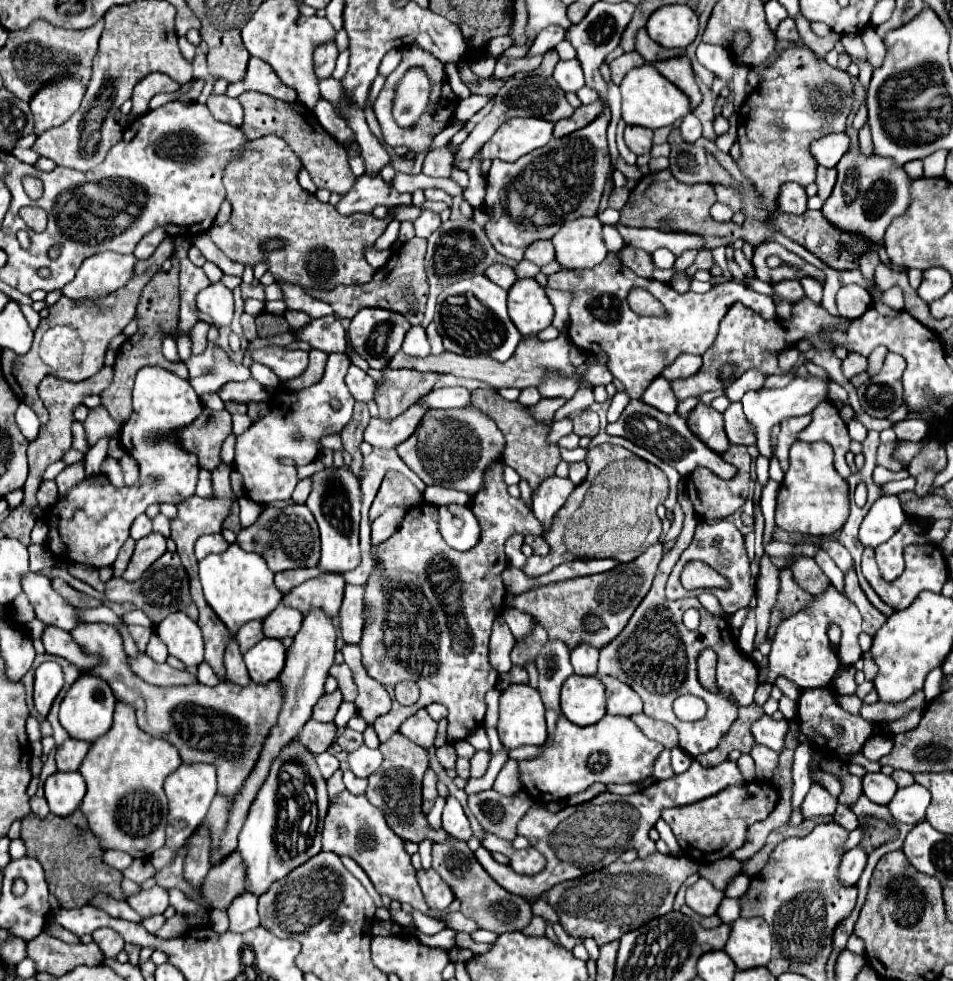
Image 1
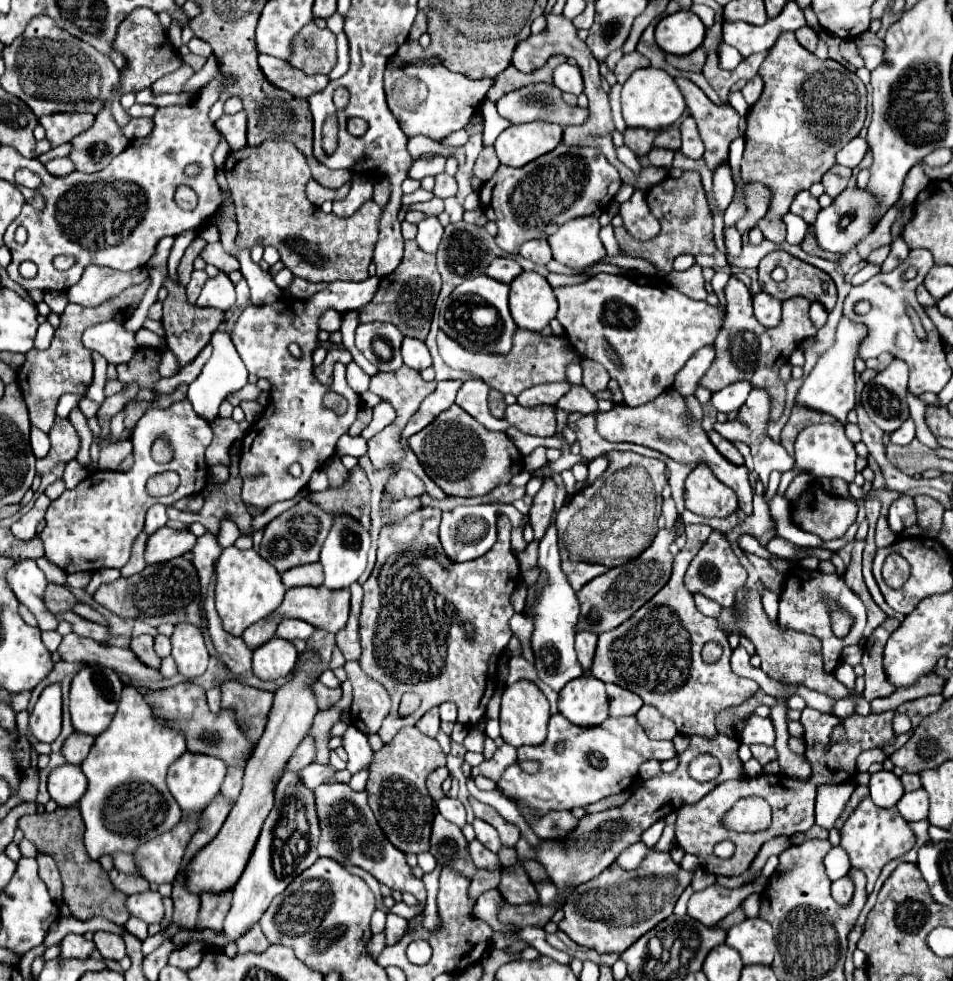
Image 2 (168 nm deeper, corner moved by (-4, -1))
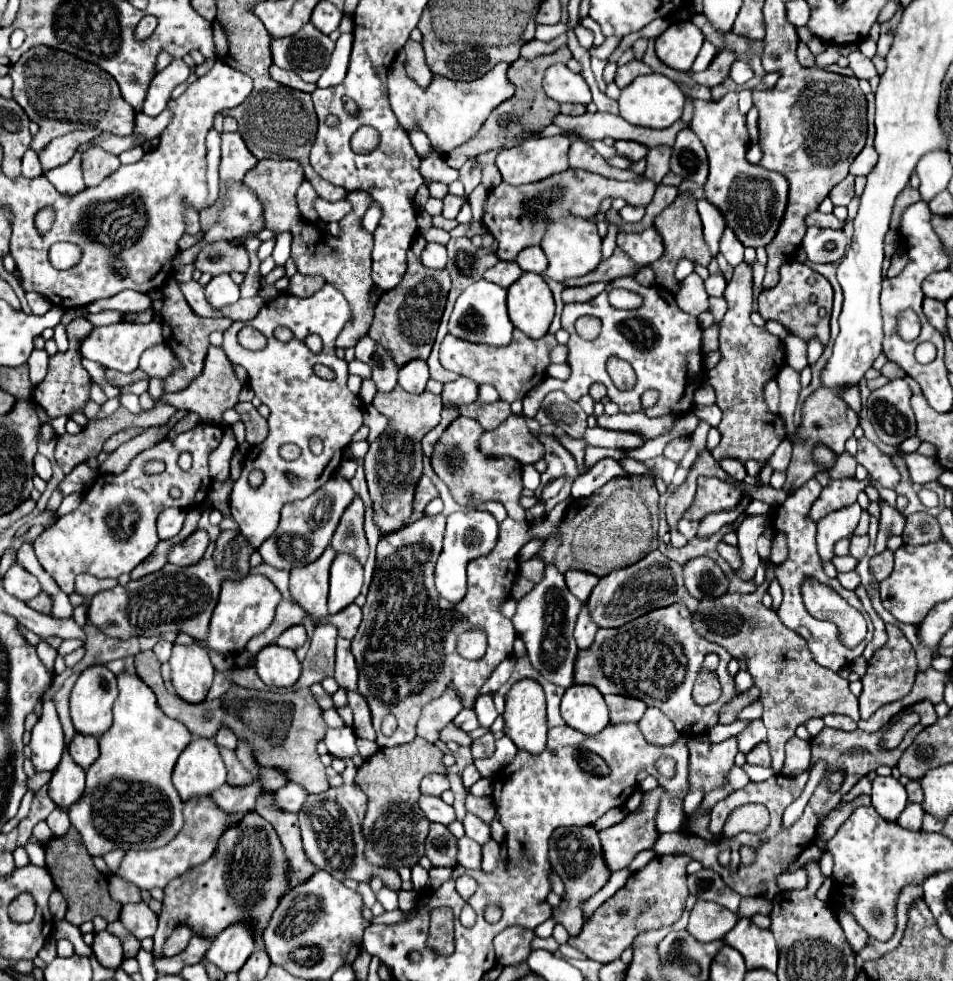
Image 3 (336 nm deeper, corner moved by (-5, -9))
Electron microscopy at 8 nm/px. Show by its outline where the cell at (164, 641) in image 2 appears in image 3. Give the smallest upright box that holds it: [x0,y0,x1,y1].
[154,639,172,663]

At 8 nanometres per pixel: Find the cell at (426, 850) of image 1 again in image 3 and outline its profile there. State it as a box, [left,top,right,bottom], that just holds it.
[412,865,428,891]

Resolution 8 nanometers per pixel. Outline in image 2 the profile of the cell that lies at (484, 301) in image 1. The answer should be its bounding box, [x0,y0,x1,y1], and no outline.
[439,275,517,355]

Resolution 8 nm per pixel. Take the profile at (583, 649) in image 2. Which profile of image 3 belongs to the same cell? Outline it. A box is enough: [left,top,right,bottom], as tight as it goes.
[574,605,598,649]

